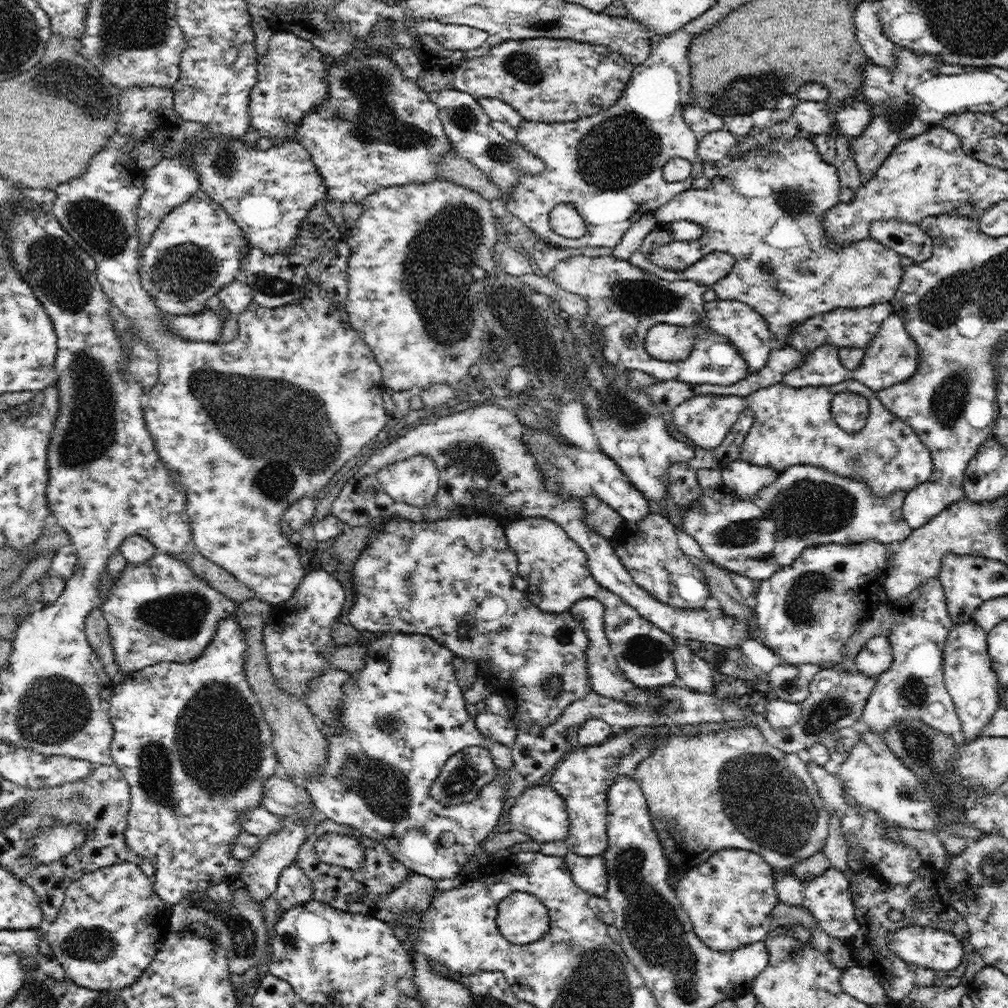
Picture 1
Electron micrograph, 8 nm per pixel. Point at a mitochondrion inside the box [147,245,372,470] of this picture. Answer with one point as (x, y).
(269, 285)

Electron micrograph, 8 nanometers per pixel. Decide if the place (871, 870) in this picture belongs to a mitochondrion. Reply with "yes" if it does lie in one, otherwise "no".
no

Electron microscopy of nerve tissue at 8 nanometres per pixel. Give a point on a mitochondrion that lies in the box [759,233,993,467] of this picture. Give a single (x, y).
(948, 400)

